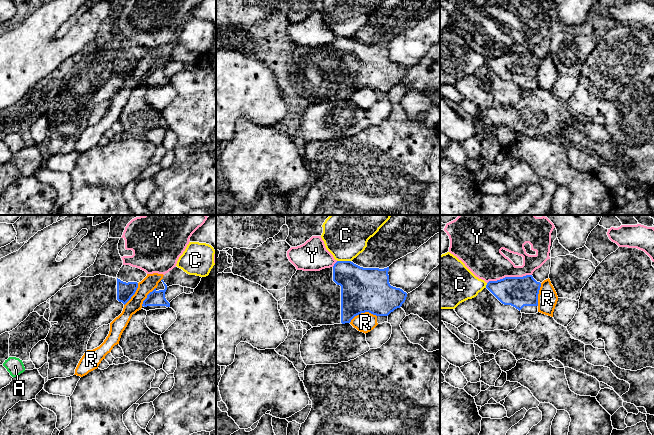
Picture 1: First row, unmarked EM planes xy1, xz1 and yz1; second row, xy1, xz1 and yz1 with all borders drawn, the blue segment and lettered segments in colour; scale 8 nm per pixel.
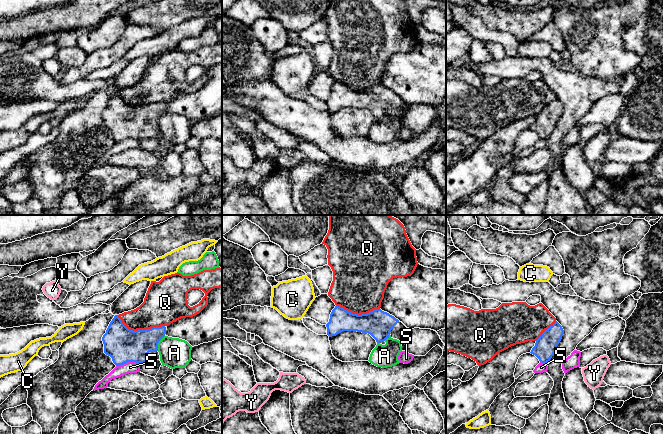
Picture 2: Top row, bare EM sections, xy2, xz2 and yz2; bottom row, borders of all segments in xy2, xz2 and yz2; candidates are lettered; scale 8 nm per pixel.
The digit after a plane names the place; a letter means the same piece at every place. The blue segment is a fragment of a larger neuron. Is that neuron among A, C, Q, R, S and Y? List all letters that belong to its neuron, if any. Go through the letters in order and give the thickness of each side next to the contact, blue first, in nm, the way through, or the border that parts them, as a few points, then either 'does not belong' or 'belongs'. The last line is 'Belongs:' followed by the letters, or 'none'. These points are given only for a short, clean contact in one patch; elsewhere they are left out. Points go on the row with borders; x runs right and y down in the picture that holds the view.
A: 260/240 nm | does not belong
C: 320/380 nm | does not belong
Q: 280/300 nm | does not belong
R: 360/160 nm | along xz1 (376, 315), (370, 312), (361, 312), (349, 322) | does not belong
S: 280/100 nm | along xy2 (139, 363), (125, 362), (116, 366) | does not belong
Y: 240/300 nm | does not belong
Belongs: none

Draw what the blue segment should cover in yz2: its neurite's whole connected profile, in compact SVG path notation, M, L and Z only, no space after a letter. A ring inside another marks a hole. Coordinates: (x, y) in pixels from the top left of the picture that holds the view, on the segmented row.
M556 321L536 340L535 346L530 353L535 355L541 363L549 362L561 341L563 334L564 330L562 326Z

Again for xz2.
M335 306L326 324L327 335L336 336L343 331L357 331L370 334L377 343L385 345L389 337L401 342L401 346L409 333L402 322L381 309L367 314L353 314L340 306Z

